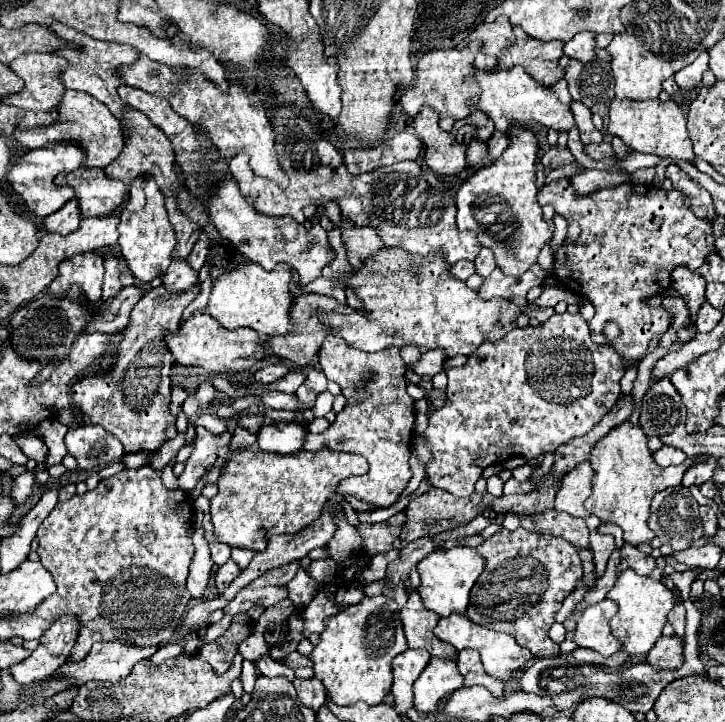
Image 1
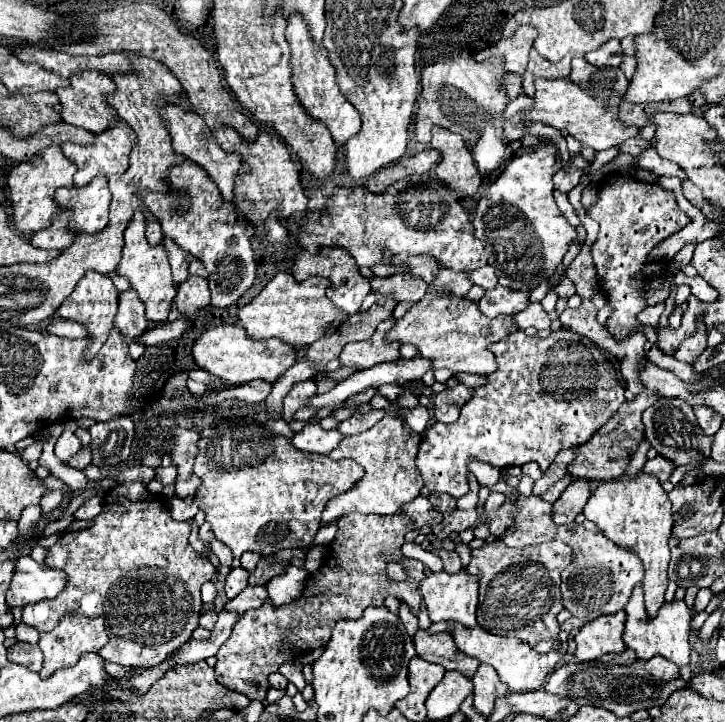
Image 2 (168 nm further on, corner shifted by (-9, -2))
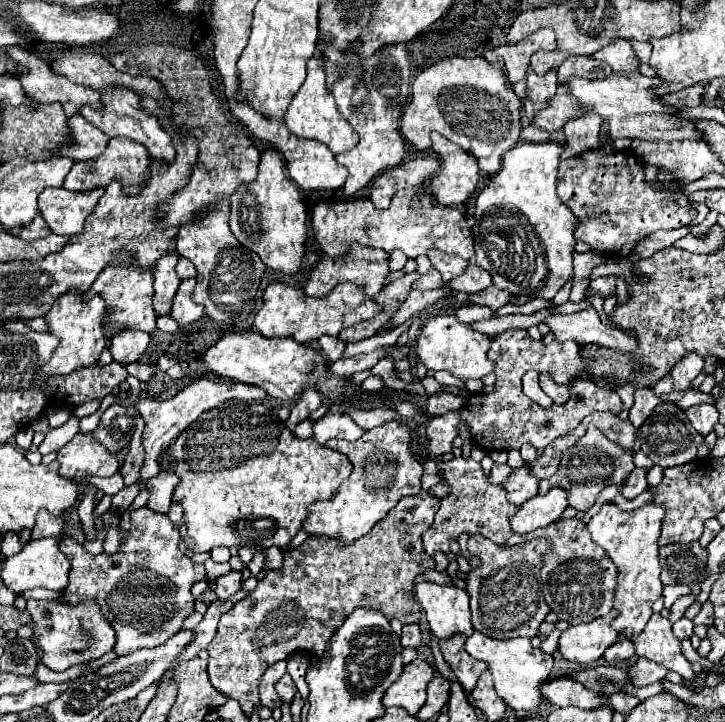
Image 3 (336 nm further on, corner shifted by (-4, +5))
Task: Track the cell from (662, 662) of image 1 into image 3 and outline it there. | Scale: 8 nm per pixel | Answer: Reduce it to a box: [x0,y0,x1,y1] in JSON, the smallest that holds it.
[628,659,666,689]

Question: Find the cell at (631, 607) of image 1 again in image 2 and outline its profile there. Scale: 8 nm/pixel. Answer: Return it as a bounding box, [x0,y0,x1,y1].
[623,584,691,666]

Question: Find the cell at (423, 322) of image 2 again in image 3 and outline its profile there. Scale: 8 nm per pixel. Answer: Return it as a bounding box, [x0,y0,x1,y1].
[416,315,494,381]

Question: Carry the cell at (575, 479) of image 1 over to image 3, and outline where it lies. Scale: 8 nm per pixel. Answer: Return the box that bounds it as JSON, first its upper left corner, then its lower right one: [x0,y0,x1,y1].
[510,487,566,533]

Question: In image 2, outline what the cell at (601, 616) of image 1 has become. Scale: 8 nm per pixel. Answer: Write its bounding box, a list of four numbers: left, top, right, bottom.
[575,610,625,662]

